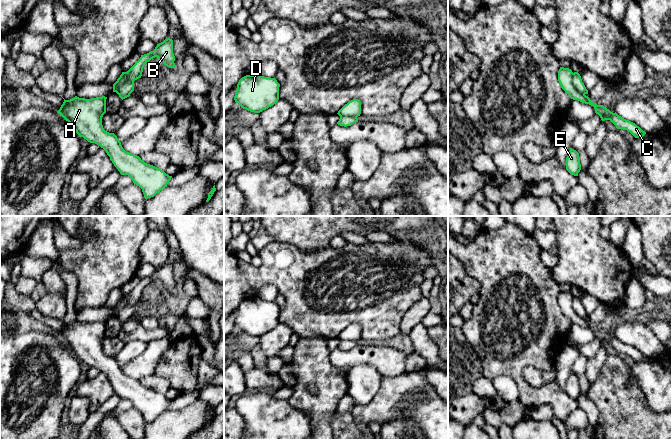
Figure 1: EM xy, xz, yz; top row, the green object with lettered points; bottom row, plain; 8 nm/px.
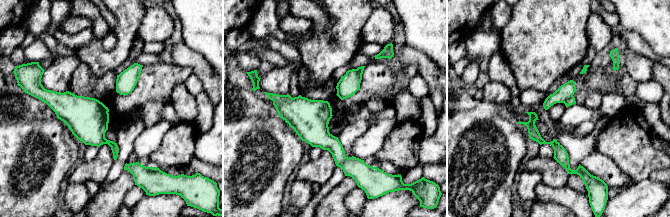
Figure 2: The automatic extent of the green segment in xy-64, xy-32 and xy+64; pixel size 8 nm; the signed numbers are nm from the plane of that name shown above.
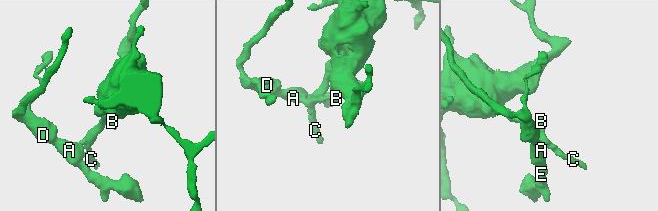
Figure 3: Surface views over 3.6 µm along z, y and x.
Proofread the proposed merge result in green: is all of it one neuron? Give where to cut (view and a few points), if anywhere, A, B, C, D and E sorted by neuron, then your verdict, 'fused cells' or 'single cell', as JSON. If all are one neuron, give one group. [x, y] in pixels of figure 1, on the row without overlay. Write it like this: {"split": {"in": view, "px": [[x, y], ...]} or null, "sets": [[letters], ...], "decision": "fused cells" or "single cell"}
{"split": {"in": "yz", "px": [[572, 297], [573, 309], [584, 319]]}, "sets": [["A", "B", "D", "E"], ["C"]], "decision": "fused cells"}

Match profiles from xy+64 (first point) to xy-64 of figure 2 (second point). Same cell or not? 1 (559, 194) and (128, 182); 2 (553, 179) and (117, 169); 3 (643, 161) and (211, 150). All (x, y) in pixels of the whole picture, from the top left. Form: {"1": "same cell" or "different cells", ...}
{"1": "different cells", "2": "different cells", "3": "different cells"}

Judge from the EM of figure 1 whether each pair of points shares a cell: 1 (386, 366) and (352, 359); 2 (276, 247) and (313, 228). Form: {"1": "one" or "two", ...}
{"1": "one", "2": "two"}

